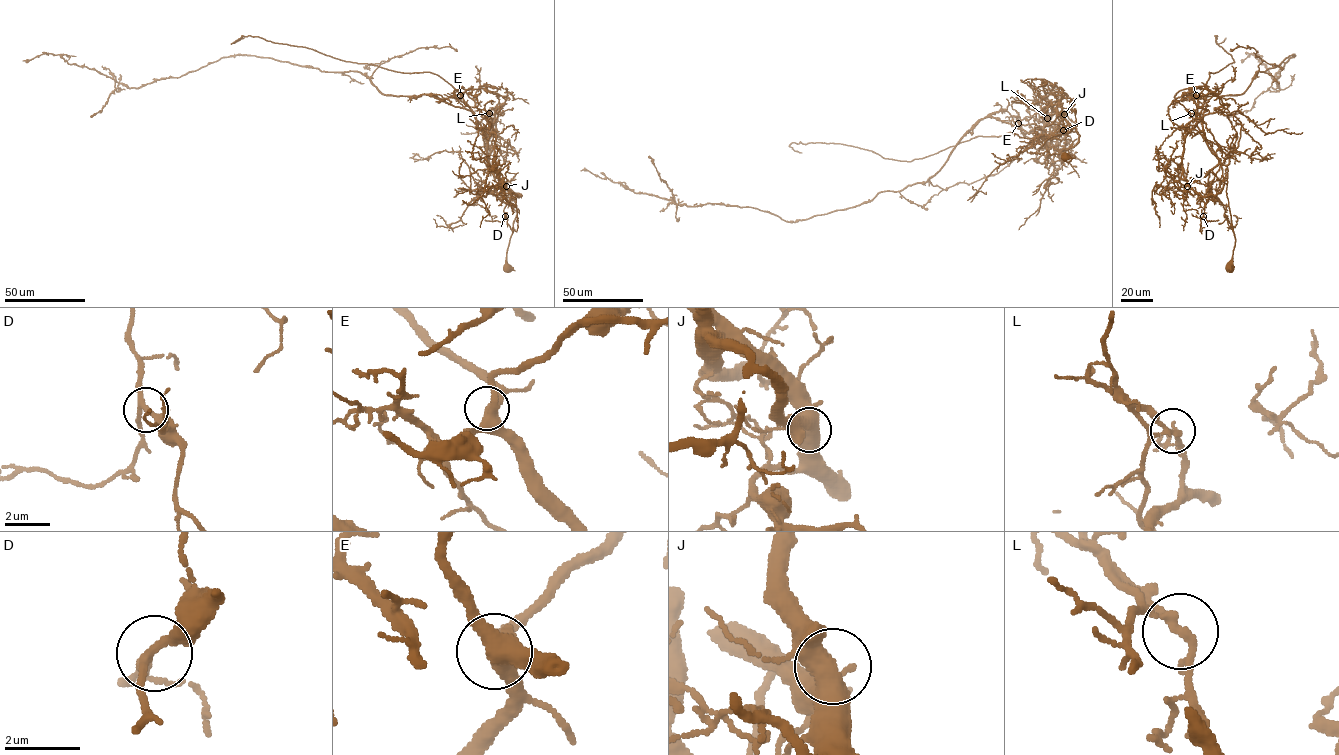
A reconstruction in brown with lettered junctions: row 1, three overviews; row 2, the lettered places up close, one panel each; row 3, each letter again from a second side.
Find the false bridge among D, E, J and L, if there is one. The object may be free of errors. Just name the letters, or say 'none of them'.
L

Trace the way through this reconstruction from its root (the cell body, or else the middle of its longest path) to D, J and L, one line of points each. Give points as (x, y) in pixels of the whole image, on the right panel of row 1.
D: (1229, 268), (1235, 237), (1226, 194), (1226, 165), (1219, 164), (1210, 171), (1208, 187), (1210, 189), (1203, 216)
J: (1229, 268), (1235, 237), (1226, 194), (1227, 166), (1215, 166), (1204, 177), (1192, 182), (1187, 181), (1187, 186)
L: (1229, 268), (1235, 237), (1226, 194), (1229, 157), (1204, 122), (1191, 113)

